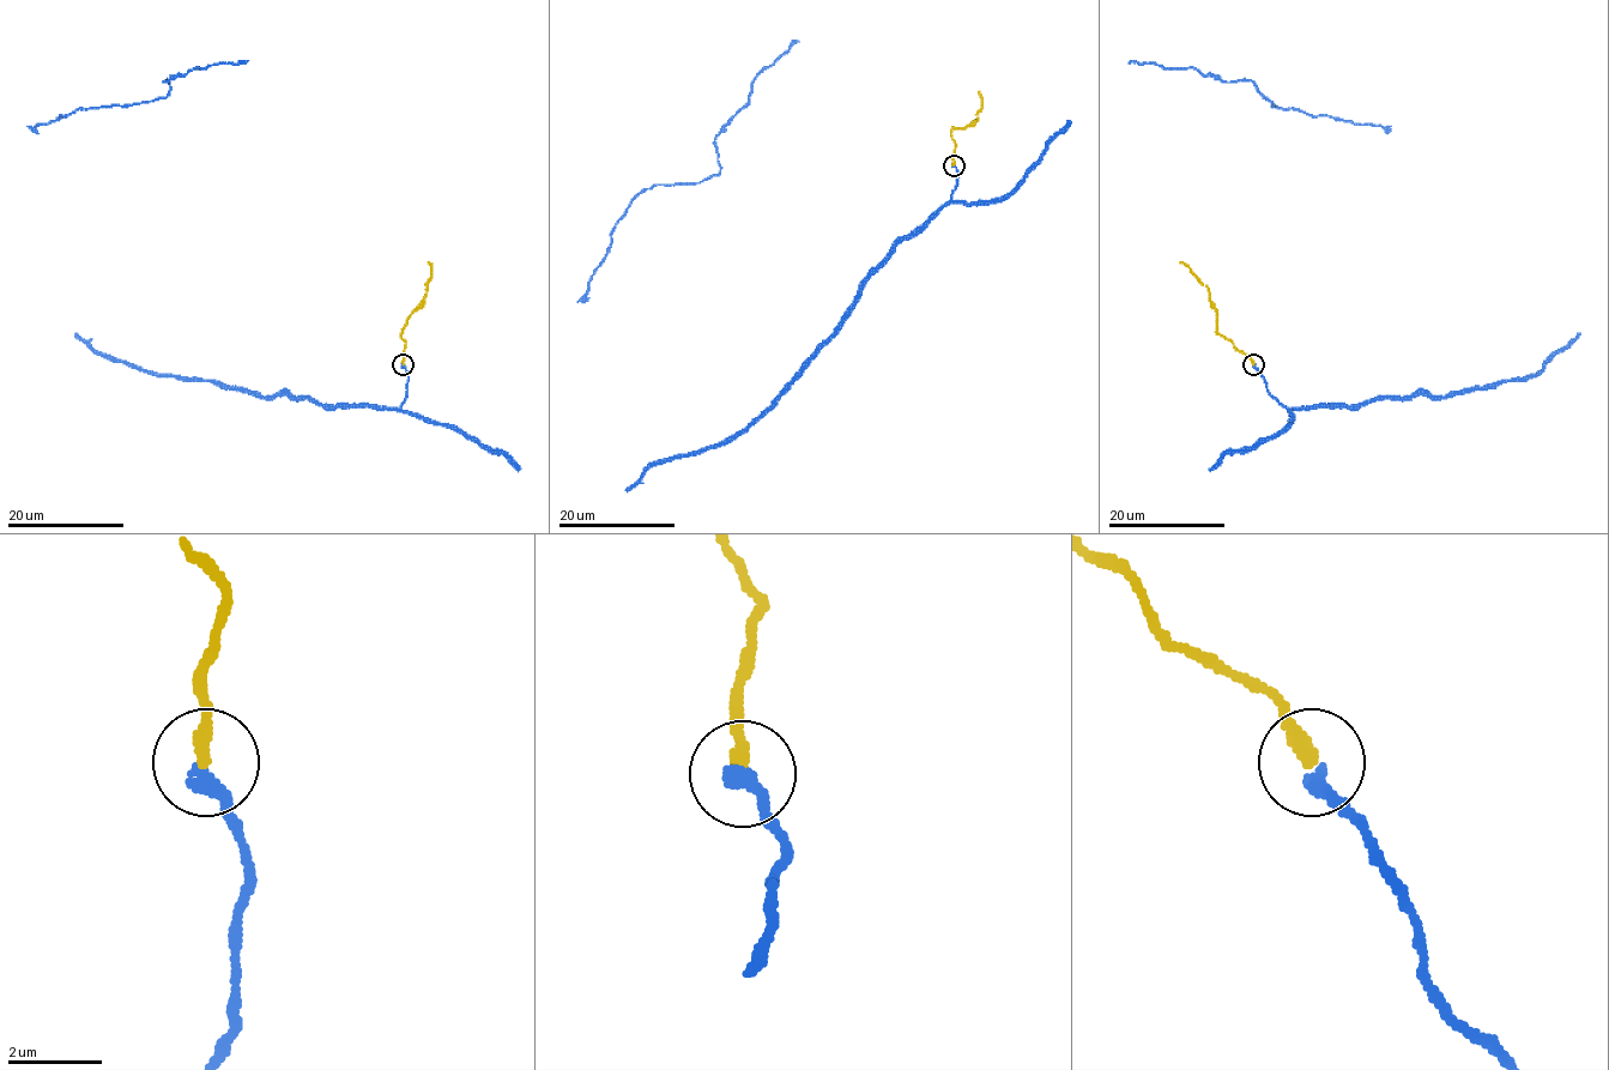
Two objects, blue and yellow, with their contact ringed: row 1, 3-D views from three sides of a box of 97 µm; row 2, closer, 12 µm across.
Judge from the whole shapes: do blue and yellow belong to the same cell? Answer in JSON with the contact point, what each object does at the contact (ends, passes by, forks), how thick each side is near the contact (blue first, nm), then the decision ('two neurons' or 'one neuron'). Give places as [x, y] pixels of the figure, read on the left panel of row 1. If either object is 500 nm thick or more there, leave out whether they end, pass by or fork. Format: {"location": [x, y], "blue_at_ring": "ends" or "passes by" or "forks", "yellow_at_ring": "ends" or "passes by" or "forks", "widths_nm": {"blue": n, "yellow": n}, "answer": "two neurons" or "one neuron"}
{"location": [403, 364], "blue_at_ring": "ends", "yellow_at_ring": "ends", "widths_nm": {"blue": 340, "yellow": 320}, "answer": "one neuron"}

